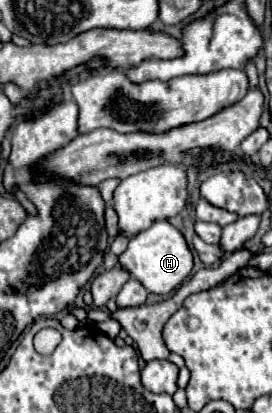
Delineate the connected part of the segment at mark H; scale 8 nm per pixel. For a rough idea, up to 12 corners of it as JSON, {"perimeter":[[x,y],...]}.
{"perimeter":[[168,221],[132,237],[118,261],[150,293],[178,289],[194,265]]}

